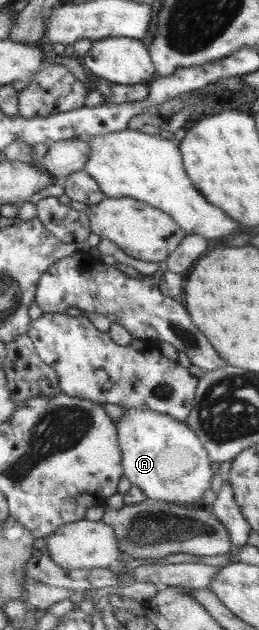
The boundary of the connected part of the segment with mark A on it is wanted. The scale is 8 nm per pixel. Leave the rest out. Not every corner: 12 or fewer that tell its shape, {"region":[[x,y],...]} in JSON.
{"region":[[125,408],[122,474],[149,499],[203,505],[214,473],[185,422]]}

